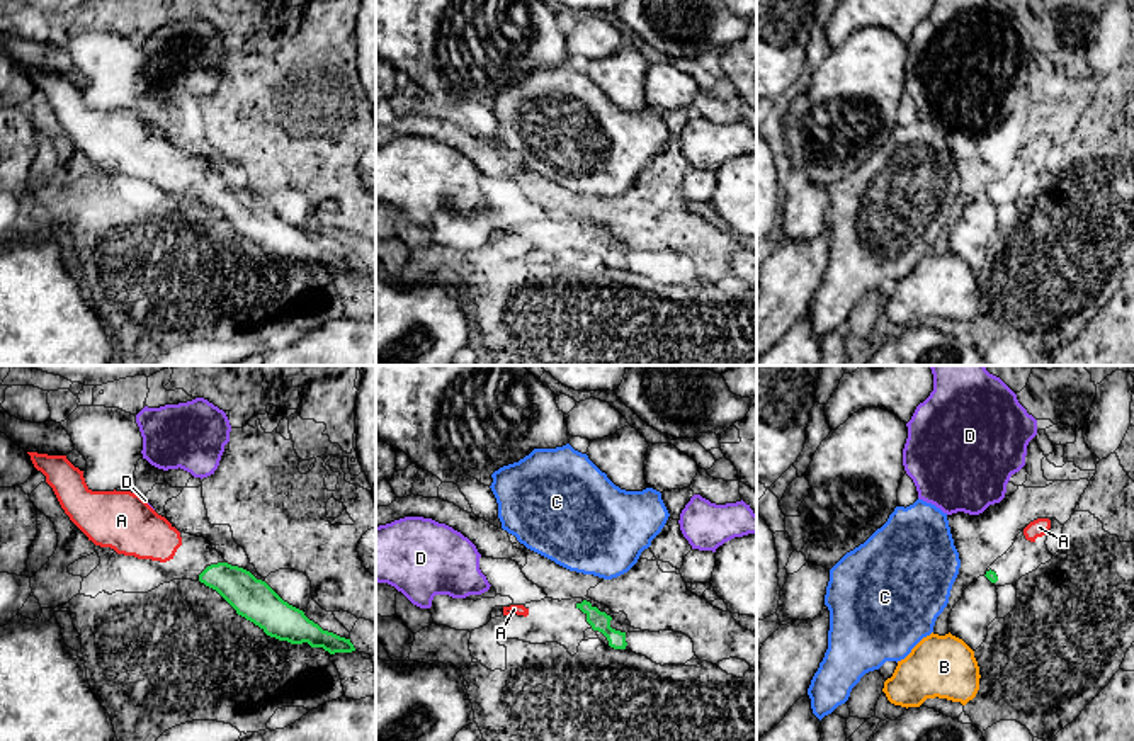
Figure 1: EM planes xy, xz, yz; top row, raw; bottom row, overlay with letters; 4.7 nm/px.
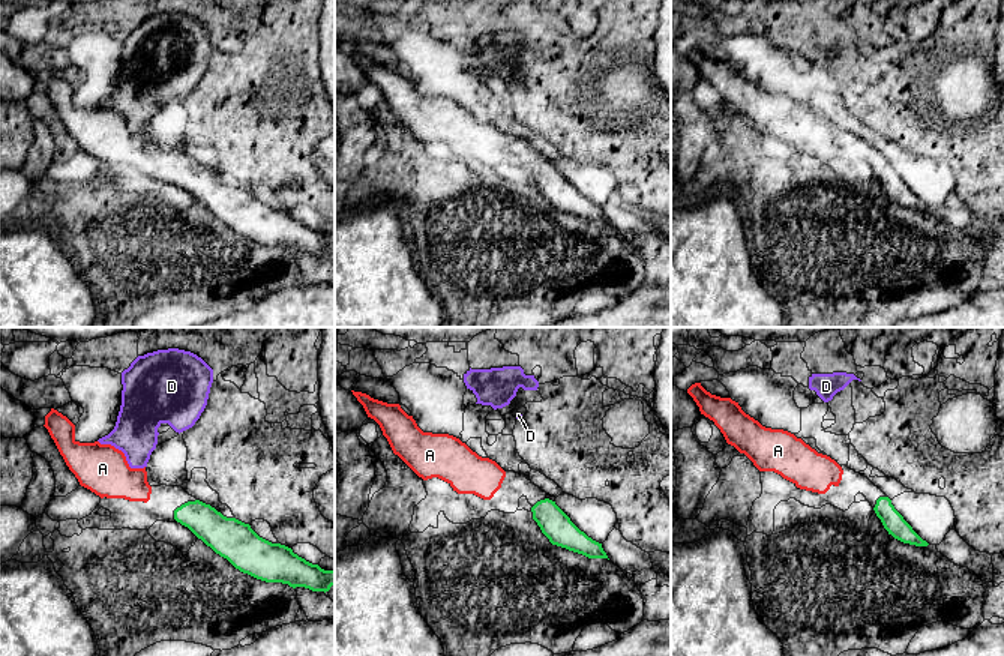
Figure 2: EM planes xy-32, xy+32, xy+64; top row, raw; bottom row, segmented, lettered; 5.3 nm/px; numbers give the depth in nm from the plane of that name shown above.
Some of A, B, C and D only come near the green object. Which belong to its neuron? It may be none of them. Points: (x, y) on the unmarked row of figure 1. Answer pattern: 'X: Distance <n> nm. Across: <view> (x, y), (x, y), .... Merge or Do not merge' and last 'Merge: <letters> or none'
A: Distance 150 nm. Across: xy (199, 194), (172, 177). Merge
B: Distance 300 nm. Across: yz (992, 201), (961, 259). Do not merge
C: Distance 130 nm. Across: xz (585, 220), (594, 194). Do not merge
D: Distance 260 nm. Across: yz (990, 189), (978, 133). Do not merge
Merge: A

